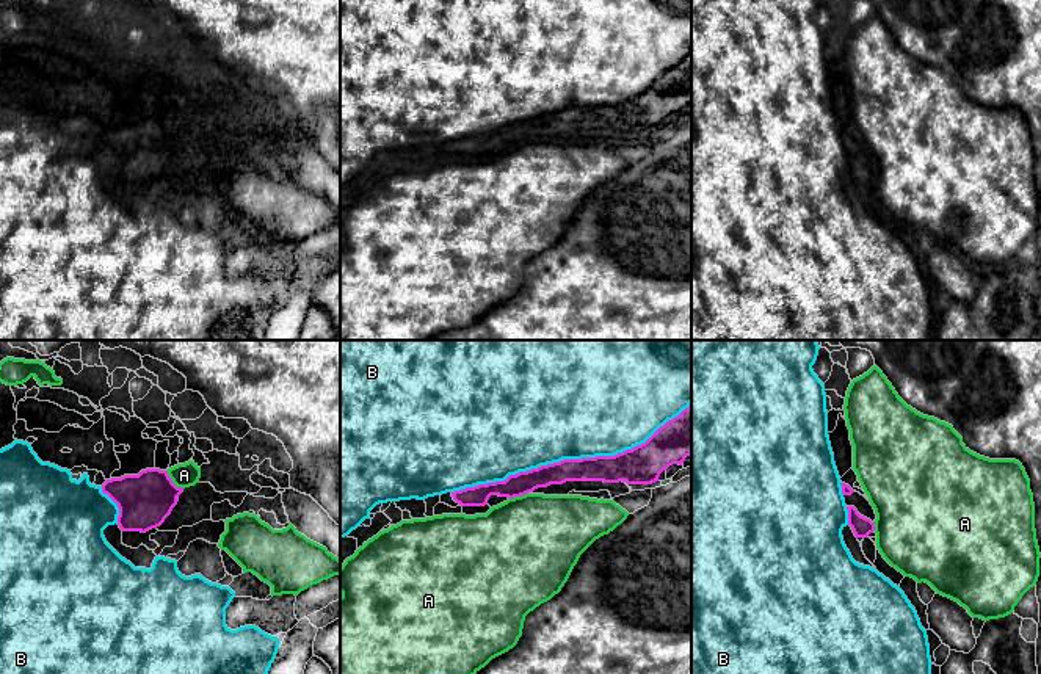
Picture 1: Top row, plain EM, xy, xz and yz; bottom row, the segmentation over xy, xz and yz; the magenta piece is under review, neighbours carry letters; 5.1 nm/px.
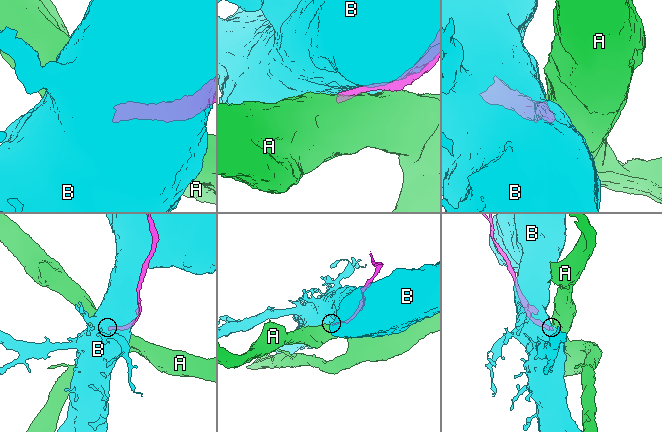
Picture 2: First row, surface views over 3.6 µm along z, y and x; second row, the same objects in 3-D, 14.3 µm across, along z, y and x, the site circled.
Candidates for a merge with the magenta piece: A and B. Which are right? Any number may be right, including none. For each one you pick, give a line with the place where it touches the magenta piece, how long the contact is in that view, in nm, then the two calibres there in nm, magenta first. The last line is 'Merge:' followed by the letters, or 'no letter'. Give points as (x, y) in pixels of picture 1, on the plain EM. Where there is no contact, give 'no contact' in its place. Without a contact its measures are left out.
Merge: no letter

